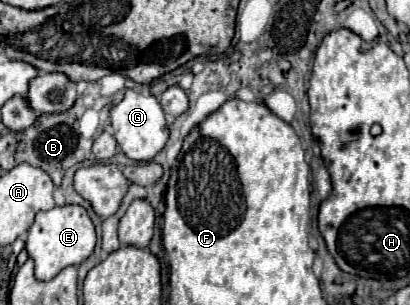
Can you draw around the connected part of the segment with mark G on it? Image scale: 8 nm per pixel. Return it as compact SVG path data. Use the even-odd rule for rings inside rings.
M126 89L120 103L110 109L110 125L114 129L114 139L122 153L134 161L150 161L168 141L168 125L164 111L156 97L146 93L136 93L134 89Z

